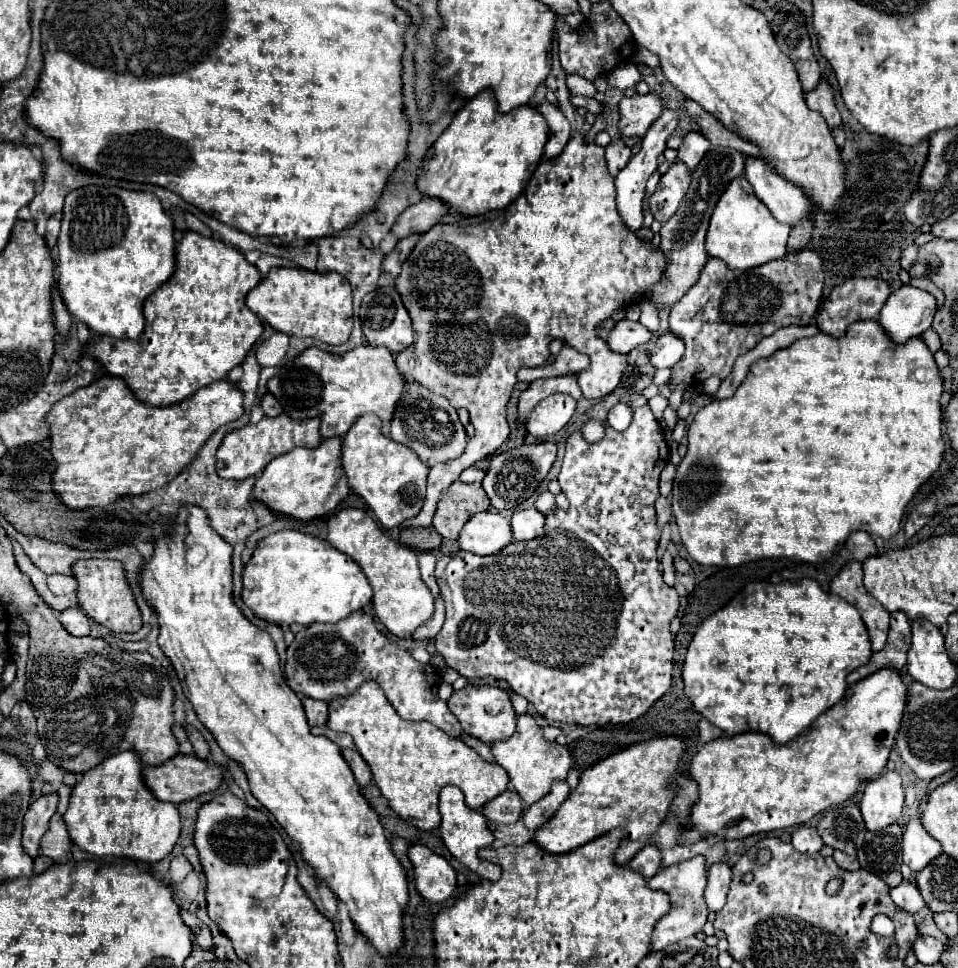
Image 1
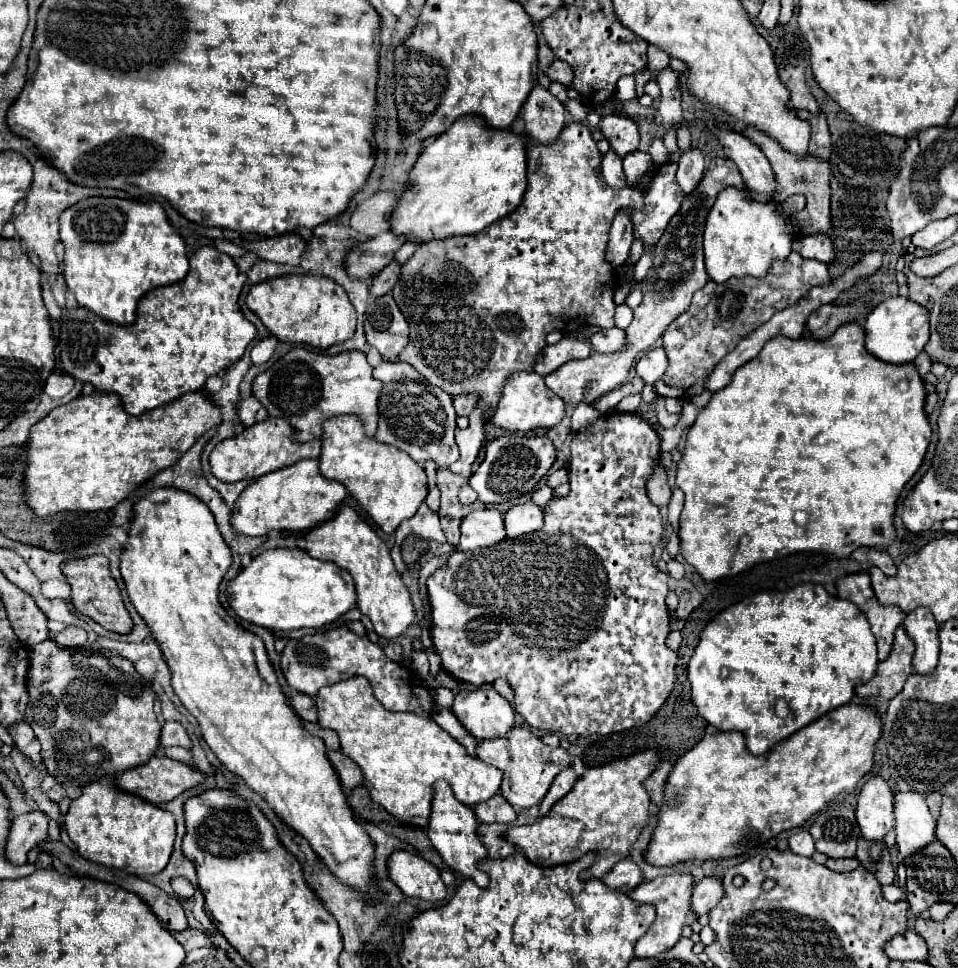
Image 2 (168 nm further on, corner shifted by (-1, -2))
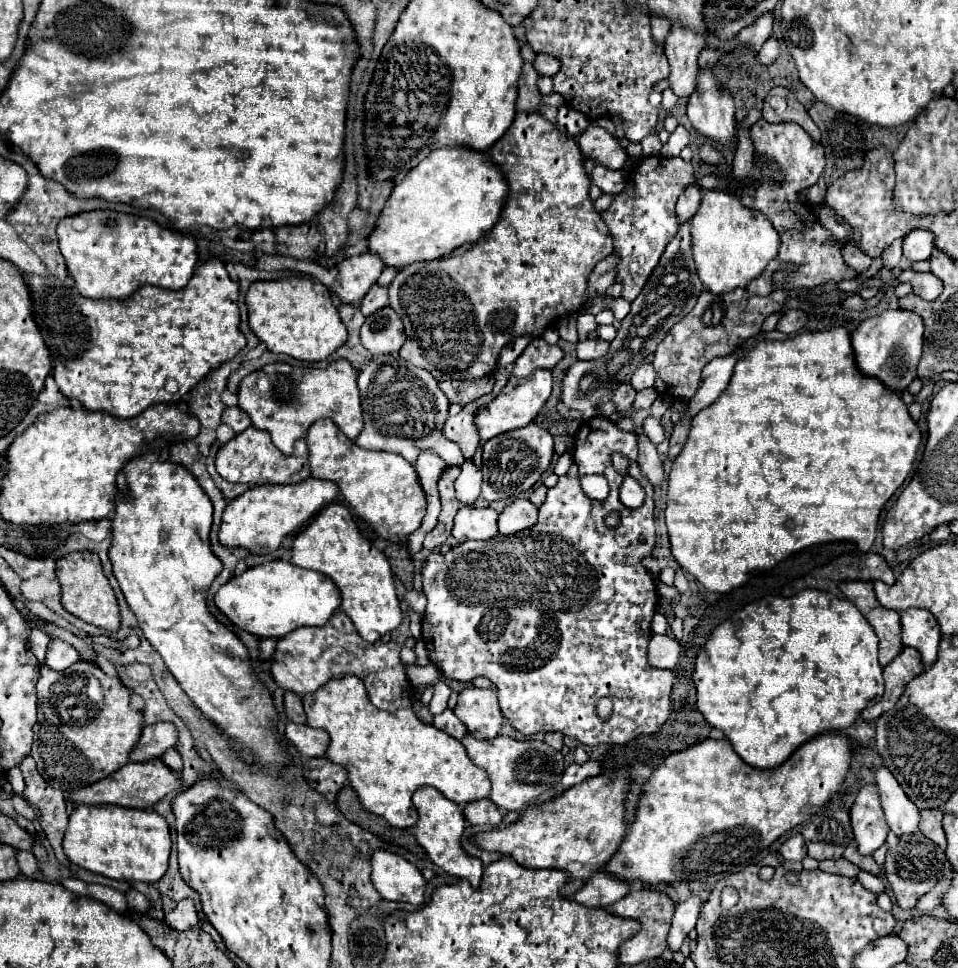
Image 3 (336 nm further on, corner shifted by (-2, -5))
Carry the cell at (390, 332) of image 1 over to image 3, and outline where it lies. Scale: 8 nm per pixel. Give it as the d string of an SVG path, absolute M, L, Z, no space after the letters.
M383 307L369 315L361 327L361 343L373 355L397 353L405 343L399 315L391 307Z

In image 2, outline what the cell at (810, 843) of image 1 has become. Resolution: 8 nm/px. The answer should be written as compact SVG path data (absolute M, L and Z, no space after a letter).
M800 830L788 838L788 848L798 856L812 856L814 854L814 840L808 830Z

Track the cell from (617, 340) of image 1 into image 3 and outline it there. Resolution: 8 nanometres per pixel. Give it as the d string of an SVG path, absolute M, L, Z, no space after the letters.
M587 339L577 343L577 357L579 359L599 359L609 351L609 341L605 339Z

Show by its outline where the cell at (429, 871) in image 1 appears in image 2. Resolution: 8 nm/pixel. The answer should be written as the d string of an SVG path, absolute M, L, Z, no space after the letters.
M404 850L392 852L392 858L388 858L388 874L390 880L400 886L404 896L414 896L430 902L442 900L446 896L446 886L438 868L416 854Z

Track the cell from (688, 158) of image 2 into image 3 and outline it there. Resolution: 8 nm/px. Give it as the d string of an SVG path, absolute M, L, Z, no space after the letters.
M691 183L685 187L685 191L681 193L679 201L677 201L677 217L679 223L685 223L691 219L691 215L697 211L701 203L701 187L697 183Z

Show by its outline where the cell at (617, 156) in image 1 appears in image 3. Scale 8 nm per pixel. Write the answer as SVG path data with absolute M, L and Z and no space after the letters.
M597 165L591 171L593 183L603 191L603 193L621 193L625 189L625 173L621 169L609 169L605 165Z

